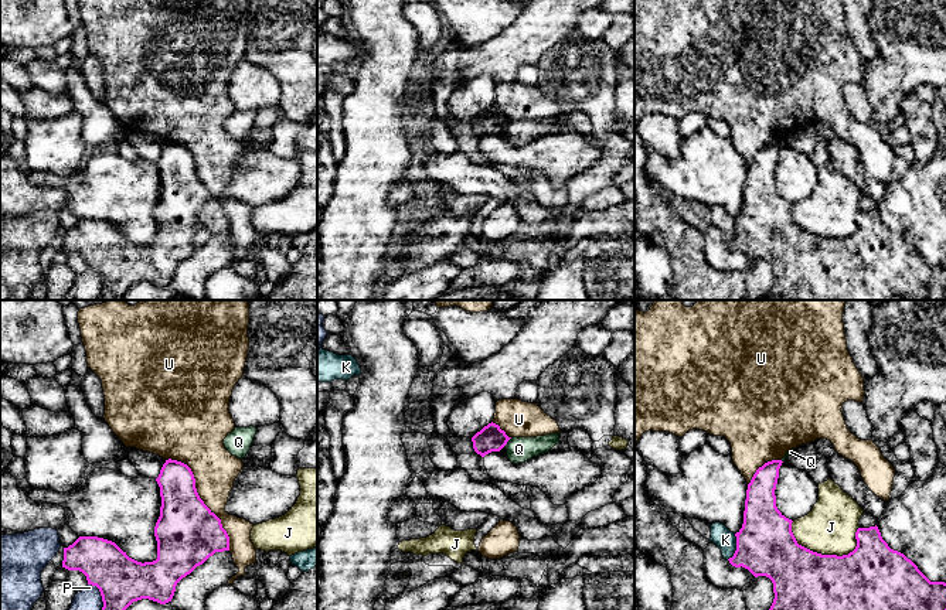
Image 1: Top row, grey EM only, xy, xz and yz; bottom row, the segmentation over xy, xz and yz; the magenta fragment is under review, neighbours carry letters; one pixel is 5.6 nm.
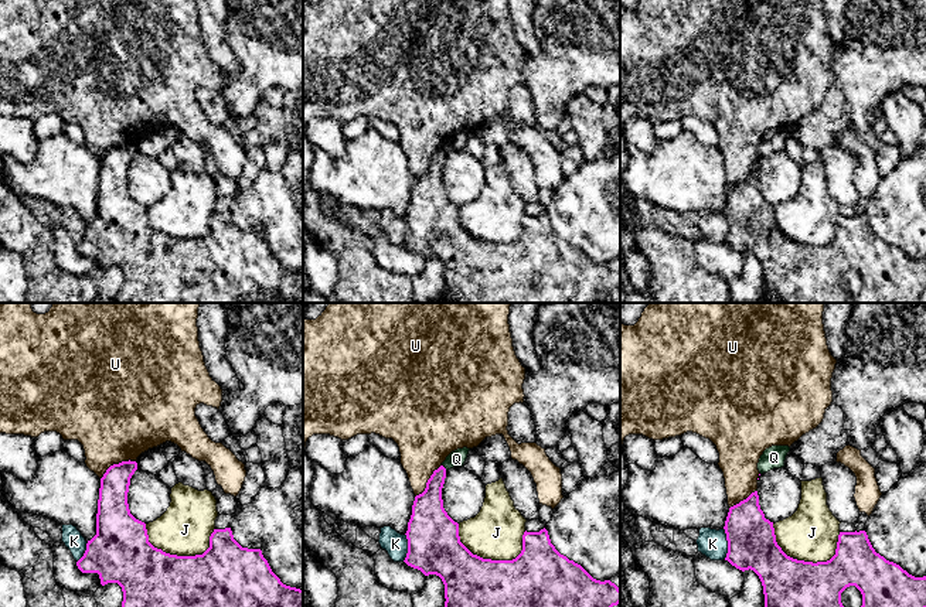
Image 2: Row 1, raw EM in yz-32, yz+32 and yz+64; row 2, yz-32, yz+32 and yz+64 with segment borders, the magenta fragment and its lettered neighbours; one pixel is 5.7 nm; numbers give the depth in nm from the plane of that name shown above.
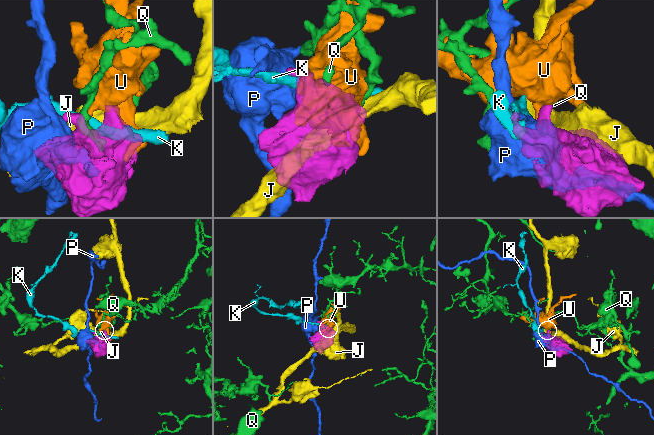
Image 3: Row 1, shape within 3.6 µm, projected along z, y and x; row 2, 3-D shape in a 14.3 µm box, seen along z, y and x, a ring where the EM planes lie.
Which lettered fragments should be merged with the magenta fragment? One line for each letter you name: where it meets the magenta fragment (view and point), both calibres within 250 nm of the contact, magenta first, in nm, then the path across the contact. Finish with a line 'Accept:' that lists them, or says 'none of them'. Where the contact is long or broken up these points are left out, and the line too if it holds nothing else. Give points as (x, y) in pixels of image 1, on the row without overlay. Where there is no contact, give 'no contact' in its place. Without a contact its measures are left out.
Accept: none of them

